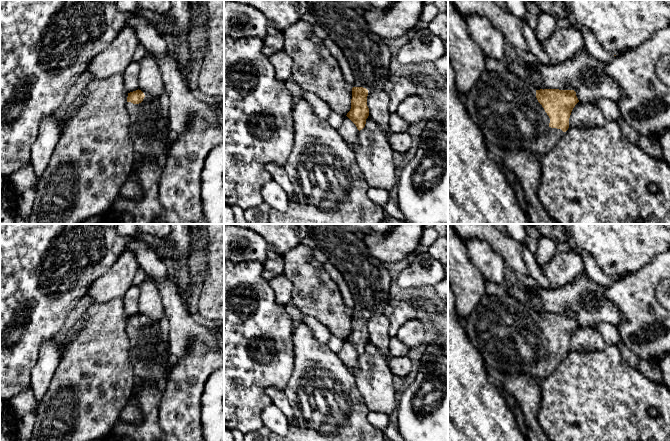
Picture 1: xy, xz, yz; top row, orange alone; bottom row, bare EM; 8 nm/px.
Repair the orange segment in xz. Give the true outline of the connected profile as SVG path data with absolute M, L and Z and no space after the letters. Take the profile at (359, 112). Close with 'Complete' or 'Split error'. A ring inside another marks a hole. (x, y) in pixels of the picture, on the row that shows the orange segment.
M304 0L309 13L316 19L316 24L327 32L327 37L335 42L345 54L355 78L352 88L351 109L347 117L360 131L365 127L369 116L367 106L368 92L384 89L385 83L392 79L390 75L391 52L387 40L370 30L363 16L355 9L343 5L337 0Z. Split error

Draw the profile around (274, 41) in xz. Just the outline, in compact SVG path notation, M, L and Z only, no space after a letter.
M269 24L263 42L262 51L267 57L271 57L275 53L282 51L284 46L282 31Z

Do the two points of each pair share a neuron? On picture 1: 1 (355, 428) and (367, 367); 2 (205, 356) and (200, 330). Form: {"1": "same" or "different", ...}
{"1": "different", "2": "different"}

